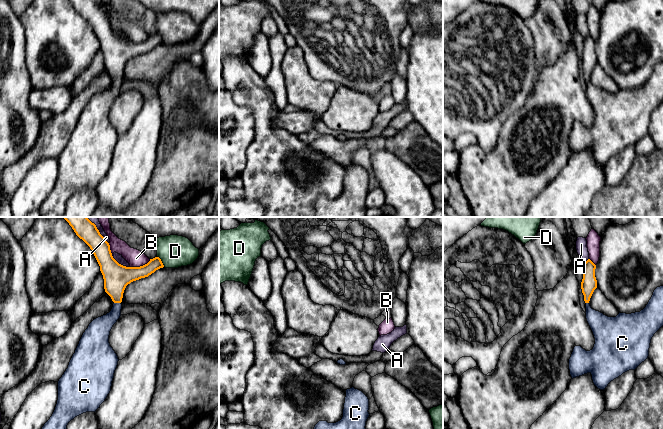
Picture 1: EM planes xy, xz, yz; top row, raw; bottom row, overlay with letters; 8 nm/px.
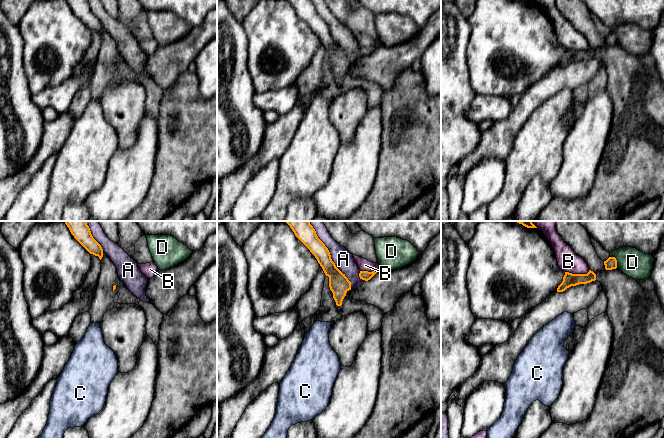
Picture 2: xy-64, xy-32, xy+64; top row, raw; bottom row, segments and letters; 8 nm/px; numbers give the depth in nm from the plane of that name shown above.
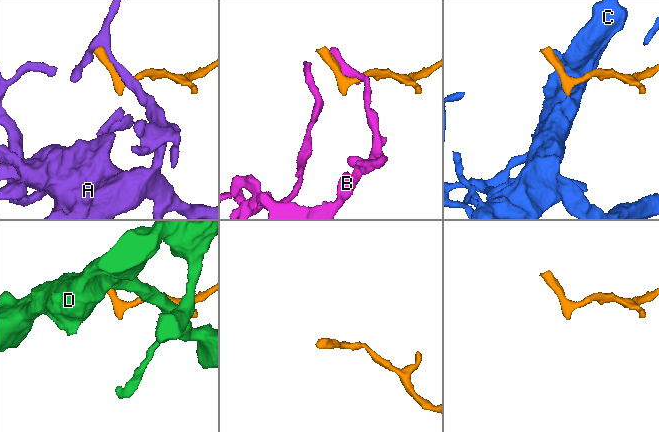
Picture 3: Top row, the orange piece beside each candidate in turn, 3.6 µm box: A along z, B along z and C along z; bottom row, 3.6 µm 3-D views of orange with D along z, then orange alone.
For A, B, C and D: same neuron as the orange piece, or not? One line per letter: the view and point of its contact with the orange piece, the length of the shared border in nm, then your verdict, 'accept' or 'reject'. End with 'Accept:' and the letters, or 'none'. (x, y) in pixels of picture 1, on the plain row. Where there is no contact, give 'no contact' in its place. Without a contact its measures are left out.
A: meets orange in xy at (120, 40); contact 190 nm long; reject
B: meets orange in xy at (140, 42); contact 180 nm long; reject
C: meets orange in xy at (117, 78); contact 60 nm long; accept
D: meets orange in xy at (161, 37); contact 110 nm long; reject
Accept: C

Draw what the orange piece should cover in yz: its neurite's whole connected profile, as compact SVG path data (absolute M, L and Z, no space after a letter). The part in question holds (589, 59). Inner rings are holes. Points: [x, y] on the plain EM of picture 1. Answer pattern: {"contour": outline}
{"contour": "M588 35L584 39L581 65L586 79L586 95L593 108L595 120L592 126L586 127L575 122L569 135L570 151L573 154L590 149L594 161L605 166L608 160L629 146L635 146L649 132L651 115L663 102L663 62L657 63L646 83L640 88L620 89L616 93L608 93L591 84L589 77L597 64L595 53L596 41Z"}

